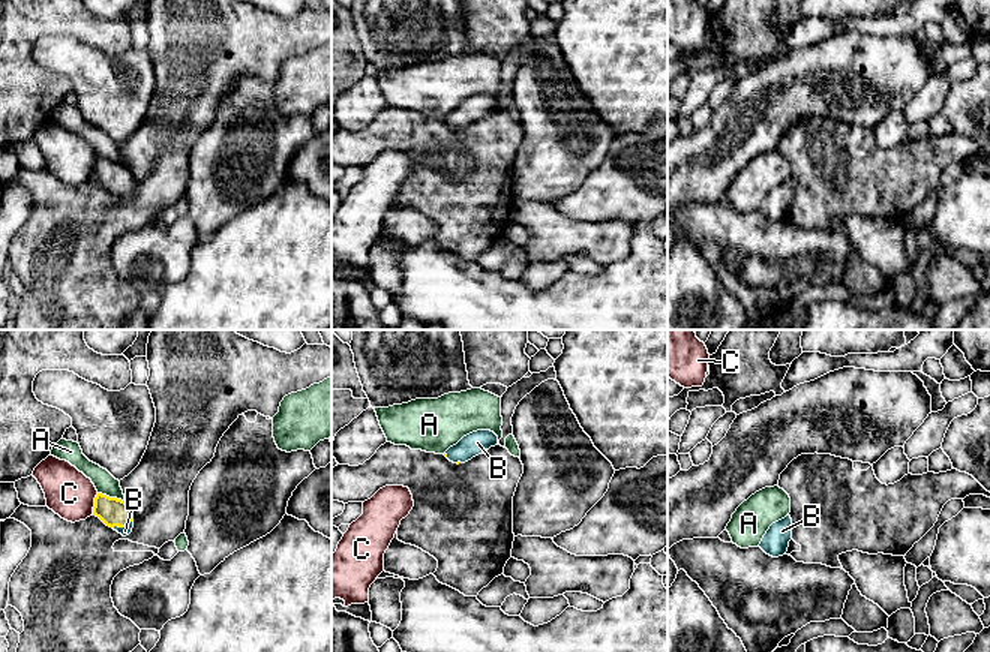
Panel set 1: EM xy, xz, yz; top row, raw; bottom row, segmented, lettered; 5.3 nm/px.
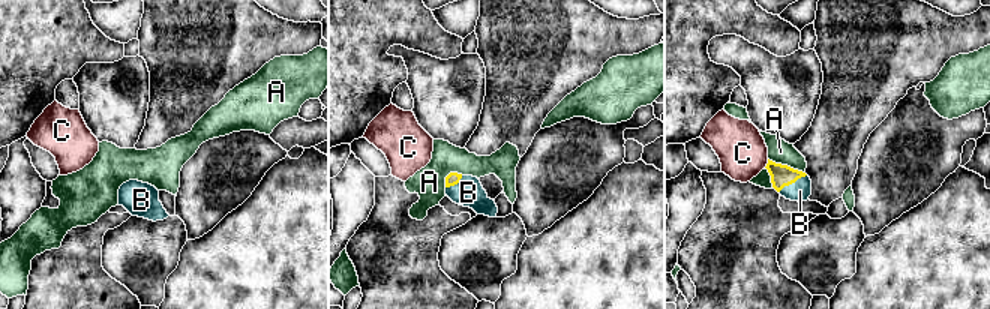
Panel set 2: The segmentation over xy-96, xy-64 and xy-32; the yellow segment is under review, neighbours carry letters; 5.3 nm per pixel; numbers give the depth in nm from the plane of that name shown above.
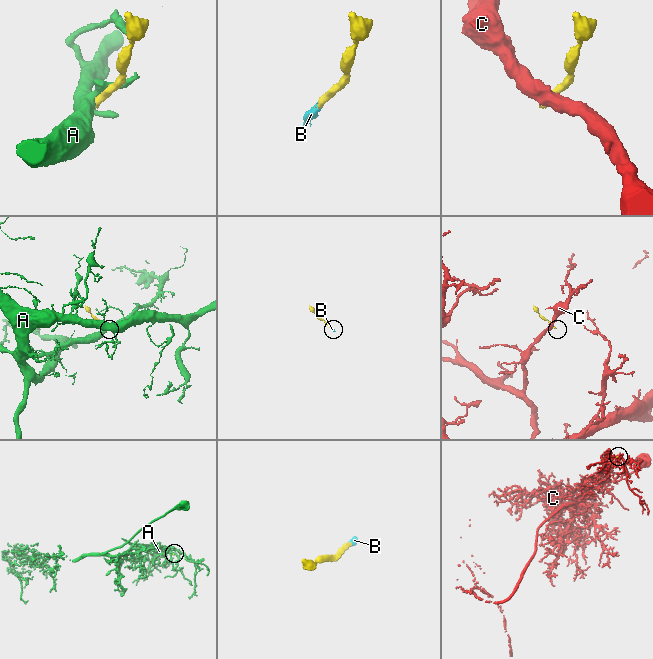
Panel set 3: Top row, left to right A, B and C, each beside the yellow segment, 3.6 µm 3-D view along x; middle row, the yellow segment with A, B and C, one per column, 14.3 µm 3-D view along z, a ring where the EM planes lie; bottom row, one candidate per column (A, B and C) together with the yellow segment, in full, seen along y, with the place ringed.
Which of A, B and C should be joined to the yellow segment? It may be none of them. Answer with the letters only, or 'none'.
B

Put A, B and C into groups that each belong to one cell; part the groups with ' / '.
A / B / C

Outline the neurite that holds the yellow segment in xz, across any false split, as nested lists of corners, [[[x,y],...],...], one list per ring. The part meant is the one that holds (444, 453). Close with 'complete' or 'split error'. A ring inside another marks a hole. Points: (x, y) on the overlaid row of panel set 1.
[[[477,430],[464,436],[456,445],[450,447],[444,456],[453,463],[465,463],[495,445],[498,445],[498,436],[494,432]]]; split error

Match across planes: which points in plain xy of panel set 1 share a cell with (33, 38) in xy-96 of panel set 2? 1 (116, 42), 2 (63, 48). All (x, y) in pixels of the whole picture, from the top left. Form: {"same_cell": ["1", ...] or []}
{"same_cell": ["1"]}

